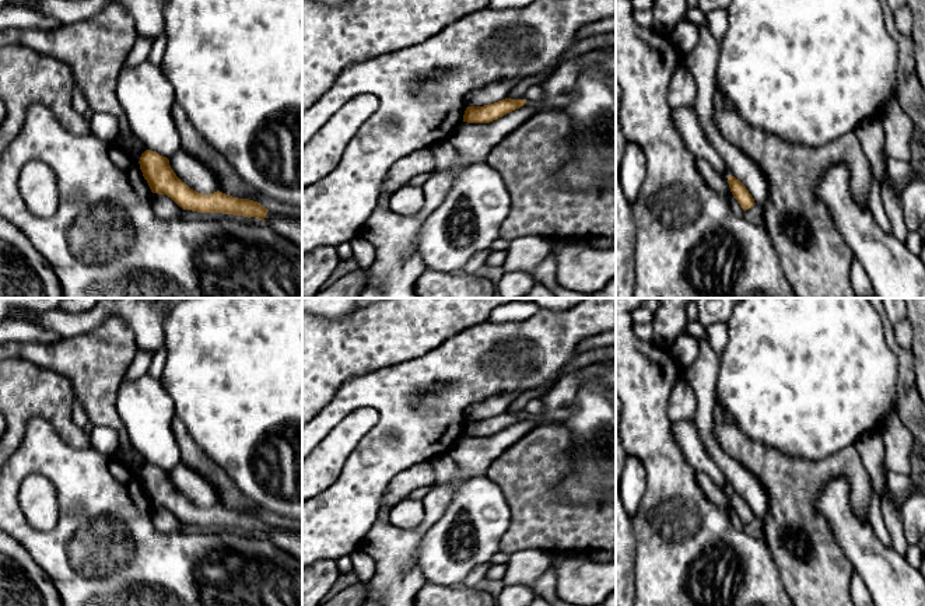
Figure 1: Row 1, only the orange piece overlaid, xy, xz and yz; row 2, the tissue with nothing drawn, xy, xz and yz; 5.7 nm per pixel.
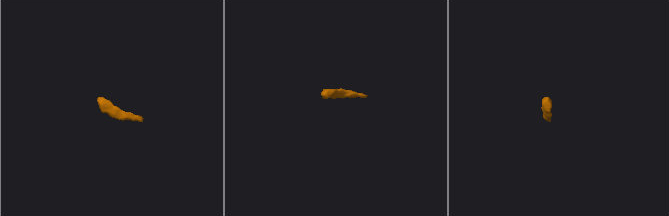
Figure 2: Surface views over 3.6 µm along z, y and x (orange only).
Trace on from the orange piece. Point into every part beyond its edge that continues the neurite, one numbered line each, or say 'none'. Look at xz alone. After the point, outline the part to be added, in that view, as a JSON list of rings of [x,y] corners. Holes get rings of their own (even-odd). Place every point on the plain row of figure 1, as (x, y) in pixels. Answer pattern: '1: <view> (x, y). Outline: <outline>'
none

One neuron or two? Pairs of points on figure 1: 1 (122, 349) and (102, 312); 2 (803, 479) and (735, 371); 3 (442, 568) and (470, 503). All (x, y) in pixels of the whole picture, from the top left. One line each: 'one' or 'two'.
1: two
2: two
3: one

